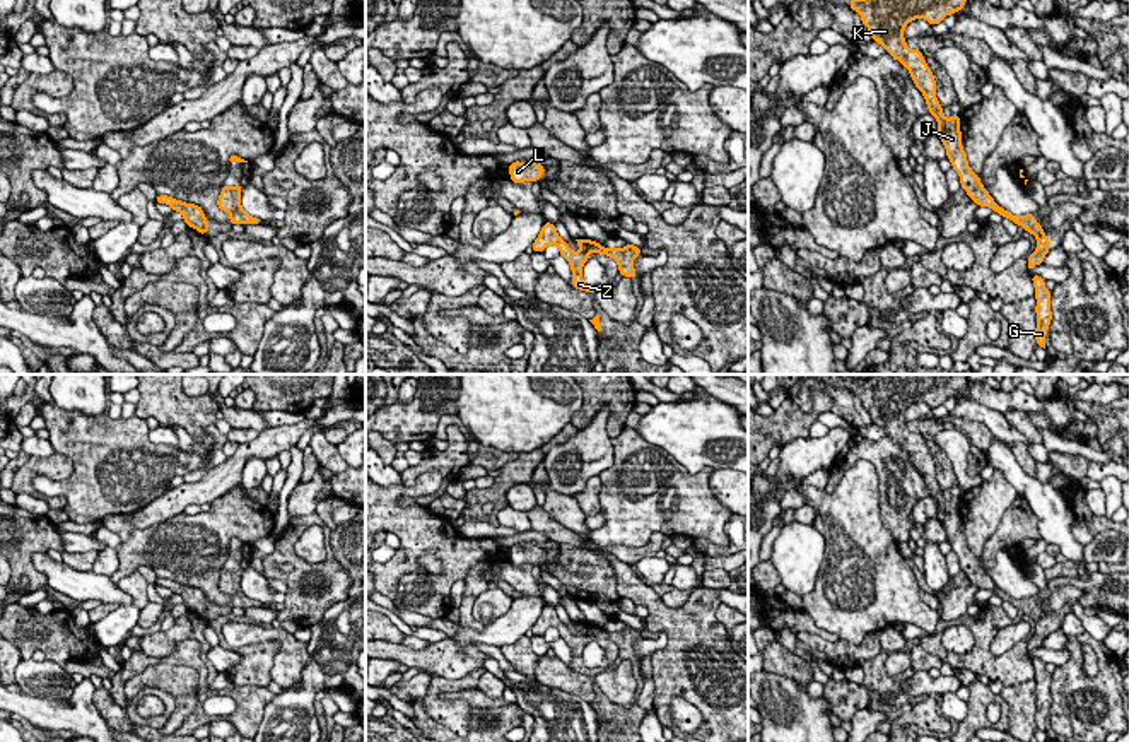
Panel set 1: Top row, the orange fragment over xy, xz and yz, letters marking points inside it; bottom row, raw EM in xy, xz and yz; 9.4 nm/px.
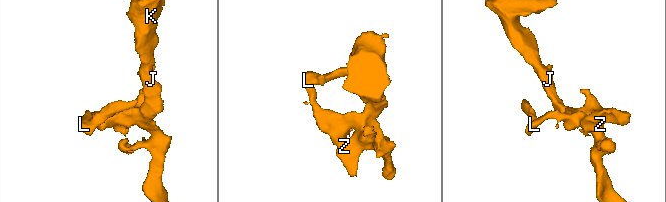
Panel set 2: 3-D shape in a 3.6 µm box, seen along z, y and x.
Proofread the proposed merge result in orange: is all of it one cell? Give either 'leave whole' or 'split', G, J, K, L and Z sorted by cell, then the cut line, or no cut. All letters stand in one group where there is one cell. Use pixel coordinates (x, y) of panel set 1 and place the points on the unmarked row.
leave whole; G J K L Z; no cut

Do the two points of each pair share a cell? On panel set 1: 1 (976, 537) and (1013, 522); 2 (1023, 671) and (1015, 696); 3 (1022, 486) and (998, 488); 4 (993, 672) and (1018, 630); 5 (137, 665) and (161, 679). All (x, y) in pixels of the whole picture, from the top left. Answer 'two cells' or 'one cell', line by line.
1: two cells
2: two cells
3: two cells
4: two cells
5: two cells

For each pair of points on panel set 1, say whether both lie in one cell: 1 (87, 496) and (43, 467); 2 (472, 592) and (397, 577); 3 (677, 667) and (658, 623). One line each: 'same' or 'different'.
1: different
2: different
3: same

